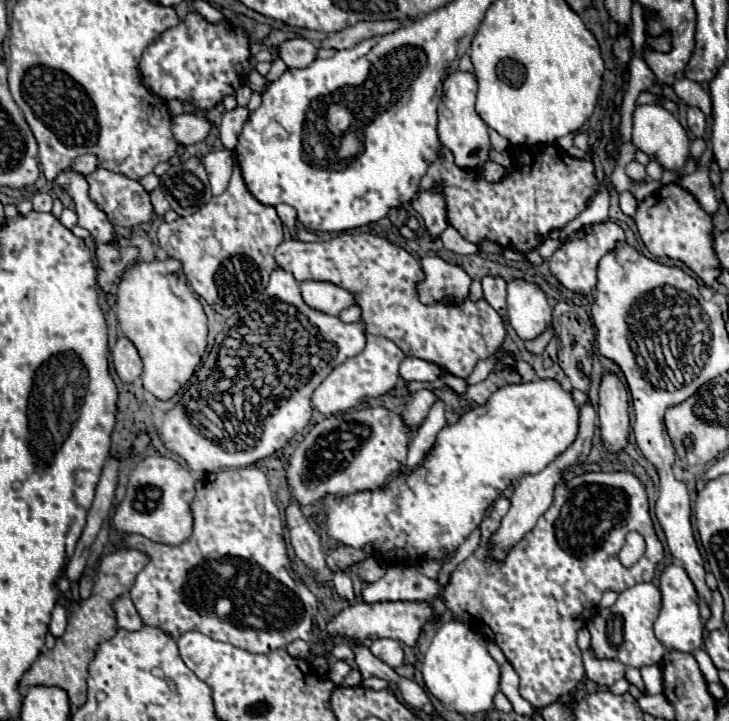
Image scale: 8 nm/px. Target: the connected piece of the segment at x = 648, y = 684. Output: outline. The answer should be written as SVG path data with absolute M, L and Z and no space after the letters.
M649 665L649 667L641 667L641 677L645 683L645 689L649 693L663 693L663 685L661 685L661 667L659 665Z

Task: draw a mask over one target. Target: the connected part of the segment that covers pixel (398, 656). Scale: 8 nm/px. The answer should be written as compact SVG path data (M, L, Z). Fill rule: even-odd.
M375 639L369 645L369 651L393 669L403 663L403 649L401 649L401 643L395 639Z

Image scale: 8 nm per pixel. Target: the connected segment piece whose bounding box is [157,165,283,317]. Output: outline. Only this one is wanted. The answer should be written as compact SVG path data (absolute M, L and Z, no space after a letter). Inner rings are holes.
M239 165L233 167L229 187L223 195L188 217L161 223L159 245L169 257L183 263L185 277L193 291L203 297L219 315L231 317L253 303L267 287L273 269L279 269L273 253L283 241L283 225L275 207L261 205L245 187Z

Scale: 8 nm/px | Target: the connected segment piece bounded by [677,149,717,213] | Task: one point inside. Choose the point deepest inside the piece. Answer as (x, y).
(697, 184)

